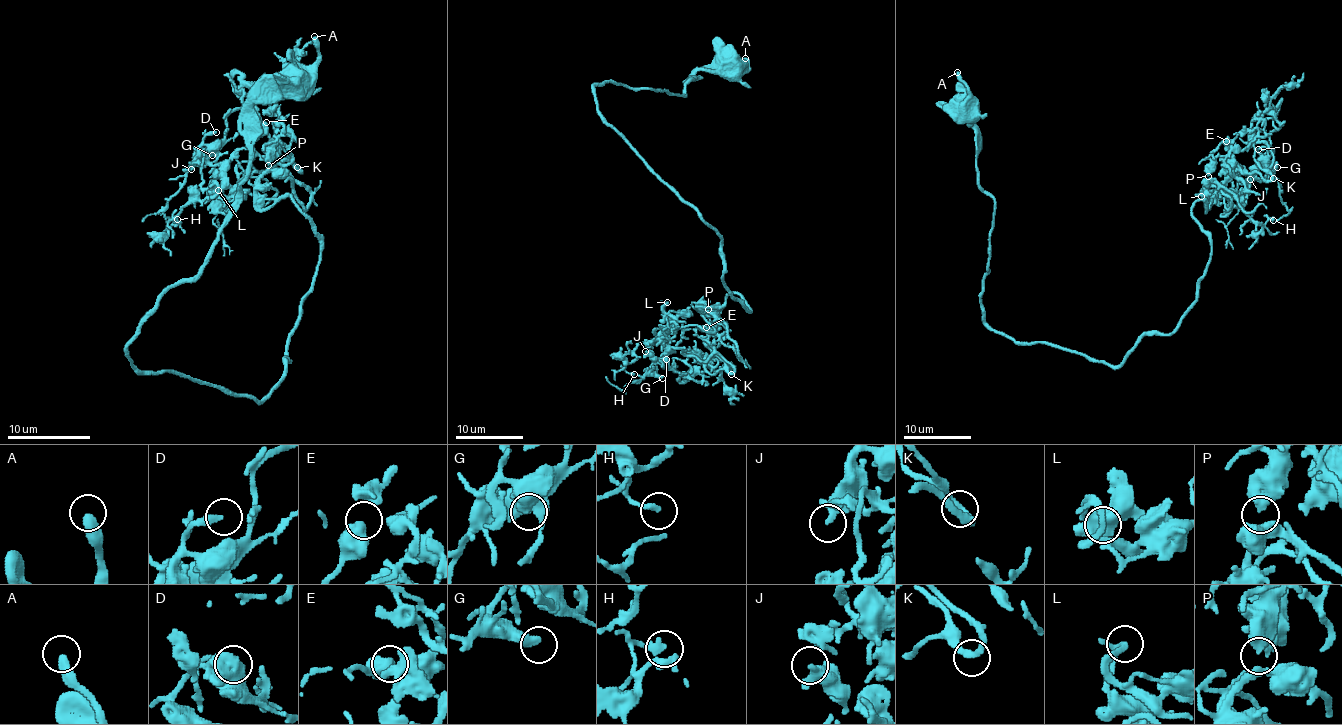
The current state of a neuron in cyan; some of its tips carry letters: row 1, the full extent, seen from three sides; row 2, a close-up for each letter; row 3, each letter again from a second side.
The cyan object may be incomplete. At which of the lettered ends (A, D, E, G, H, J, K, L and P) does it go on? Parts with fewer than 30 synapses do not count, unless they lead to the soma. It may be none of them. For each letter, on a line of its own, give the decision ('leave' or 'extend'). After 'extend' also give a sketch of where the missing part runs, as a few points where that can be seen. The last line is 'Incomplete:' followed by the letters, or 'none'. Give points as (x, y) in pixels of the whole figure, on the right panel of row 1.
A: leave
D: leave
E: leave
G: leave
H: leave
J: leave
K: leave
L: leave
P: leave
Incomplete: none

